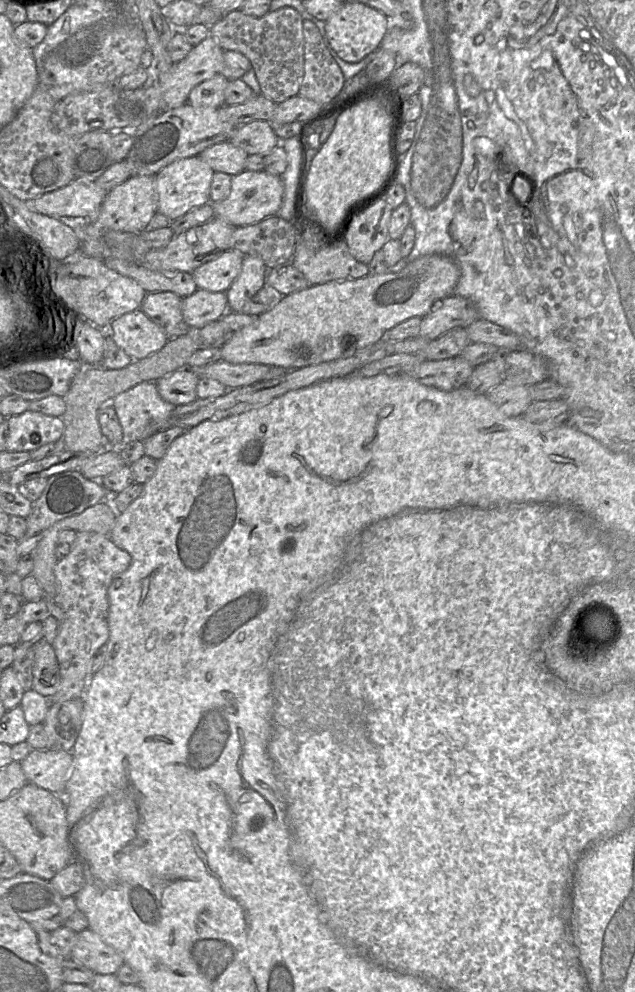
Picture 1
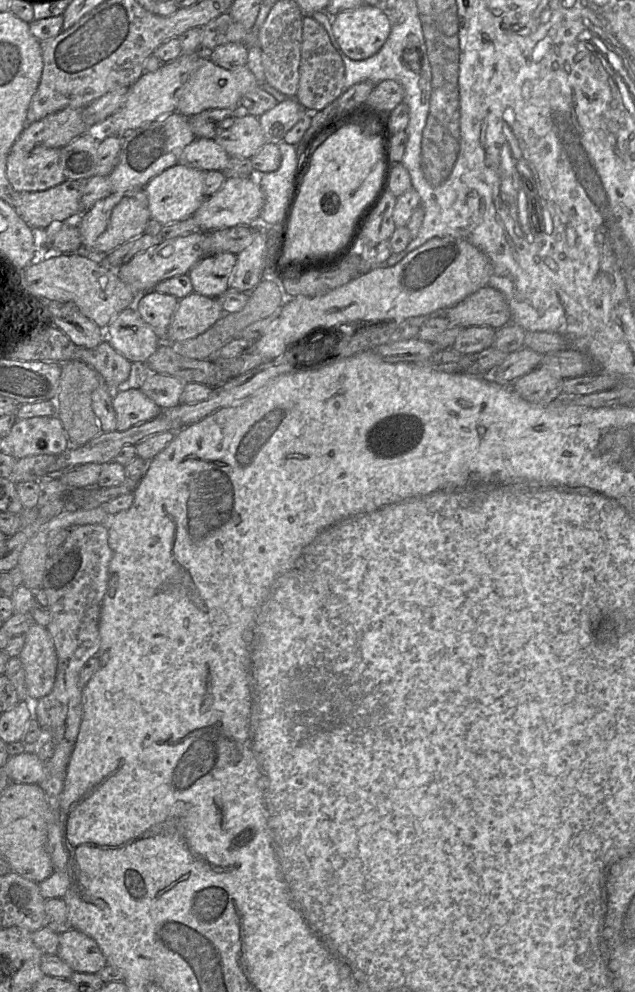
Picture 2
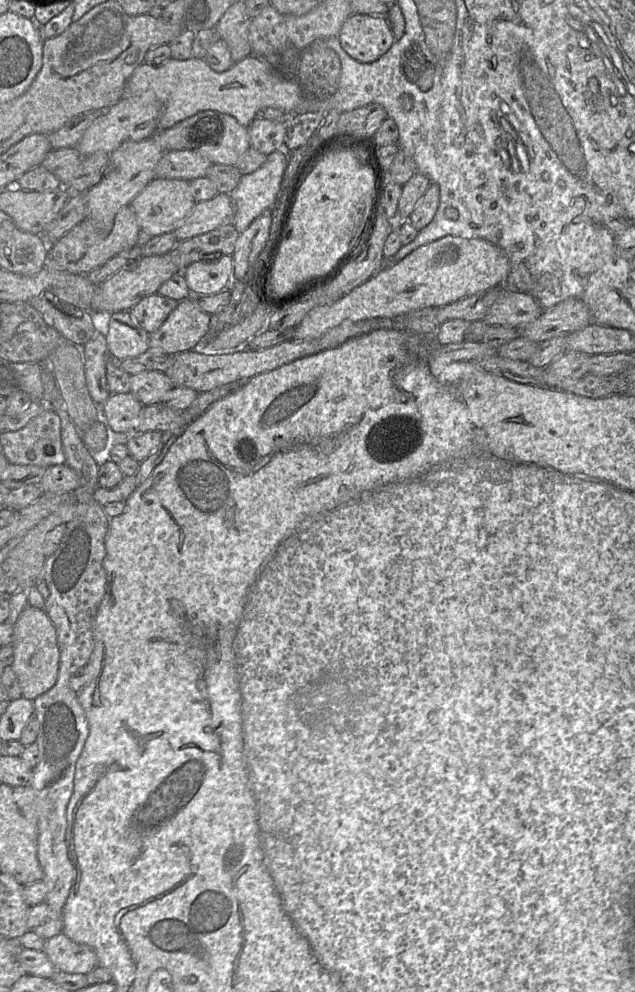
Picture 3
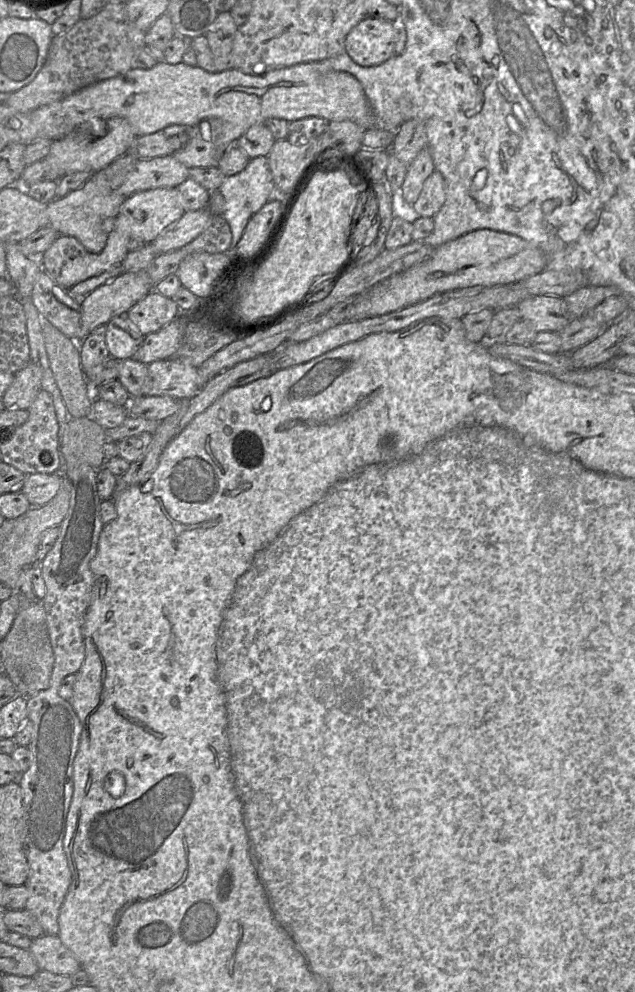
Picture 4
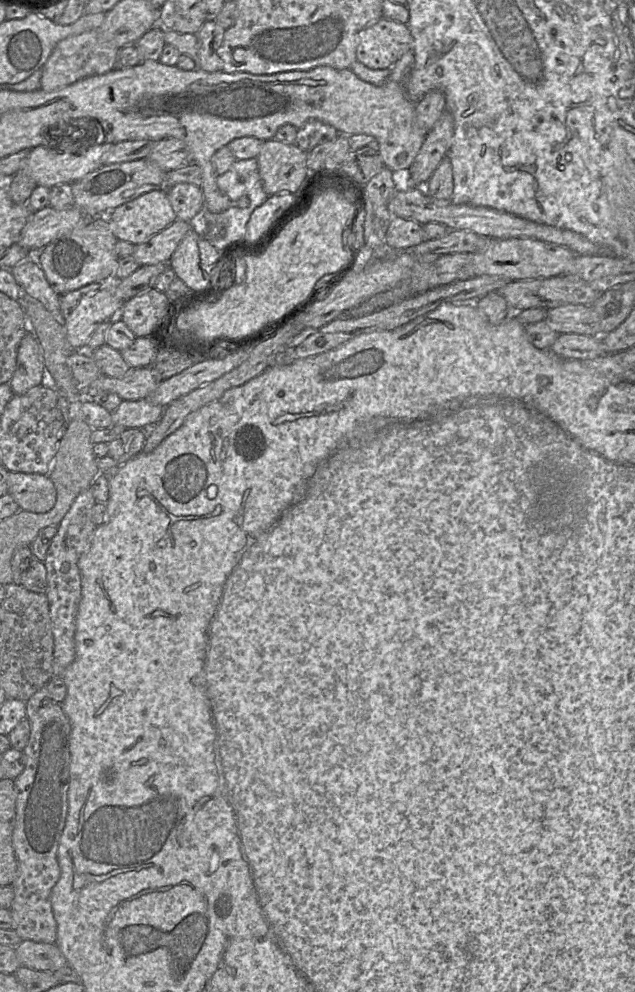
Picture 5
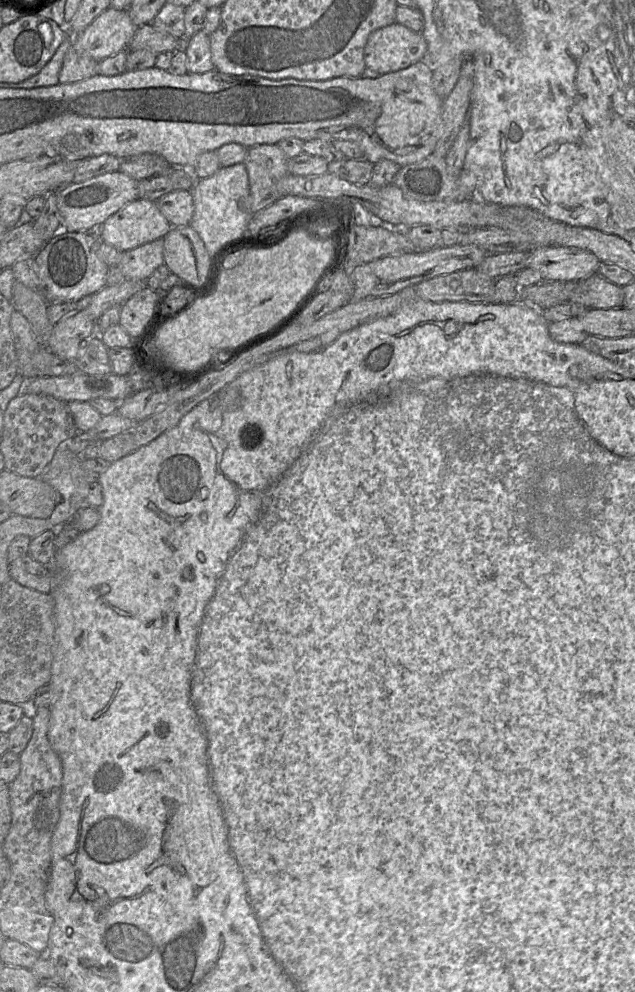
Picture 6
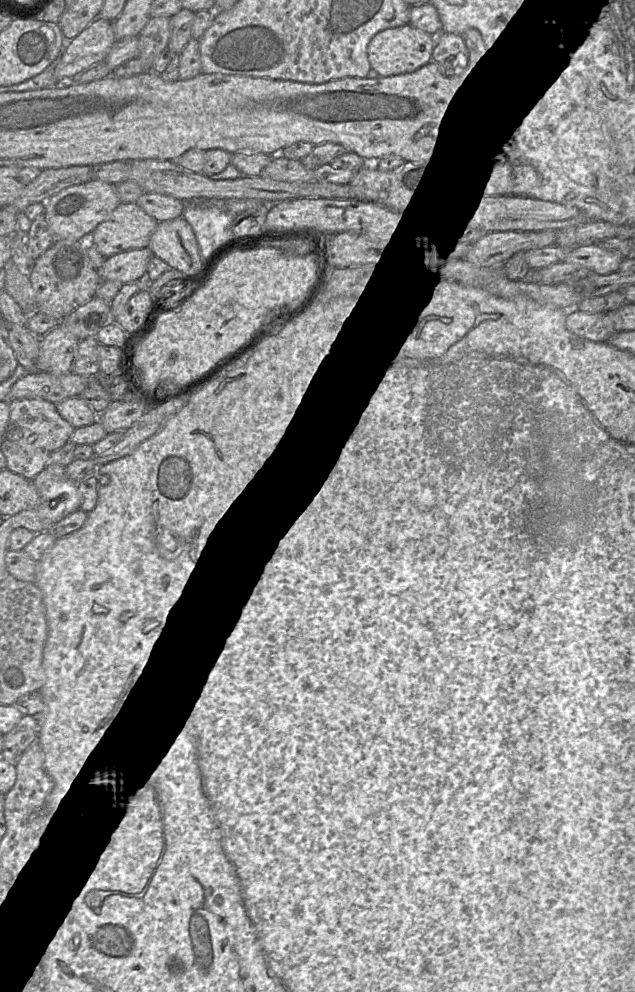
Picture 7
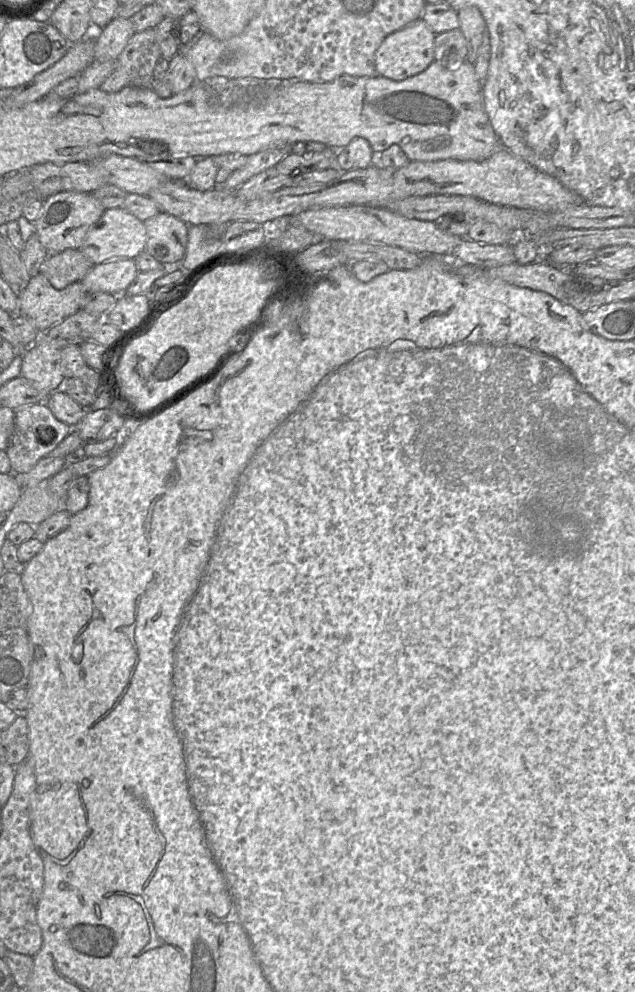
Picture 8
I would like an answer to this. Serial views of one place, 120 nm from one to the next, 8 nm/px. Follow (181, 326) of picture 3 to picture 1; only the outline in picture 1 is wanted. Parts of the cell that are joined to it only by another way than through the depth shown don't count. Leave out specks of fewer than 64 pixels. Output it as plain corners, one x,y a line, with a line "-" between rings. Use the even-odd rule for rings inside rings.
197,289
182,300
182,315
191,329
200,329
220,319
228,311
225,292

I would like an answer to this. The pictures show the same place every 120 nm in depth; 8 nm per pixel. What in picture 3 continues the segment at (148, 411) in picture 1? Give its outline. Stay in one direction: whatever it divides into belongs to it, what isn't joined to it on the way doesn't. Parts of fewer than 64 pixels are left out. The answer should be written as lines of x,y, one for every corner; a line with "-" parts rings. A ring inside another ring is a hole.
131,392
111,394
100,406
107,424
117,435
134,433
143,405

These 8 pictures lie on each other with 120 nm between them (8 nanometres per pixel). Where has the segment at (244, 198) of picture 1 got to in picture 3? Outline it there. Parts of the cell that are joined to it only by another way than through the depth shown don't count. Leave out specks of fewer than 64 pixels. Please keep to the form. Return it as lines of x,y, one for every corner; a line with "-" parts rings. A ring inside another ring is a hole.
218,193
212,199
197,202
188,217
174,229
178,241
212,231
232,223
234,204
227,193

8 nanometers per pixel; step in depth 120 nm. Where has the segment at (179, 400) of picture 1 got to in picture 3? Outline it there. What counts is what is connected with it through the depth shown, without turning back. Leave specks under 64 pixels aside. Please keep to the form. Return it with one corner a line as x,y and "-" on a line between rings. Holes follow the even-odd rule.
157,370
131,375
130,381
131,393
143,406
162,403
163,396
175,387
164,372

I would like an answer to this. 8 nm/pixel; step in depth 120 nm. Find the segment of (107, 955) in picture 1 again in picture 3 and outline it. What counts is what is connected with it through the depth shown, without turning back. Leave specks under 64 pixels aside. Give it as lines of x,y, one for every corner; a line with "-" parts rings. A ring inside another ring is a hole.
62,932
45,940
43,952
58,971
86,975
98,966
92,947
77,943

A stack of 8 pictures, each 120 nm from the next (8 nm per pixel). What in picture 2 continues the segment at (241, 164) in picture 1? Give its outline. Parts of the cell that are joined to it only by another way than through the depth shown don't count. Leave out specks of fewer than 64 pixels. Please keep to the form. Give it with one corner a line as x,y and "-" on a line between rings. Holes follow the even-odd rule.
195,138
186,146
179,157
178,164
201,171
223,171
230,156
211,138

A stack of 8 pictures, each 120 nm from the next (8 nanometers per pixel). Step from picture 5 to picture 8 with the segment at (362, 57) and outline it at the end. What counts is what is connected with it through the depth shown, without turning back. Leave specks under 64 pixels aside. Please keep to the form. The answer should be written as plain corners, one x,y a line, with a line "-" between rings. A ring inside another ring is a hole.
421,19
386,36
375,52
377,75
401,81
424,71
434,61
434,38
432,30

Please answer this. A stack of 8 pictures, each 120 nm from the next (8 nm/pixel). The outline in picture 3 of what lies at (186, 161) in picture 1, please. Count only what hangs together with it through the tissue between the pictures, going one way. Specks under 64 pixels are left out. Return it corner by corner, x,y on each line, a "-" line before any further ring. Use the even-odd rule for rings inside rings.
155,177
129,205
136,215
140,229
151,236
157,236
174,231
188,217
195,204
189,181

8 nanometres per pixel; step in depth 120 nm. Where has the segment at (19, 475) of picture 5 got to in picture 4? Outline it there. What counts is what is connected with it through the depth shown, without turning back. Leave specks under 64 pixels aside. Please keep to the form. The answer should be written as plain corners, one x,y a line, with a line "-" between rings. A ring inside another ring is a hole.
60,472
26,474
21,492
31,507
41,507
50,502
59,491
63,479

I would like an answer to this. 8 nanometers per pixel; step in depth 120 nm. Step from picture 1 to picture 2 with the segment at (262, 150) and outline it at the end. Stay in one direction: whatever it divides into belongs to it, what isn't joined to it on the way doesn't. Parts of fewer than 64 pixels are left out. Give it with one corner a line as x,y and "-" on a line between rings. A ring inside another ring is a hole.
241,114
231,127
213,138
230,157
250,159
267,142
259,118
251,114

